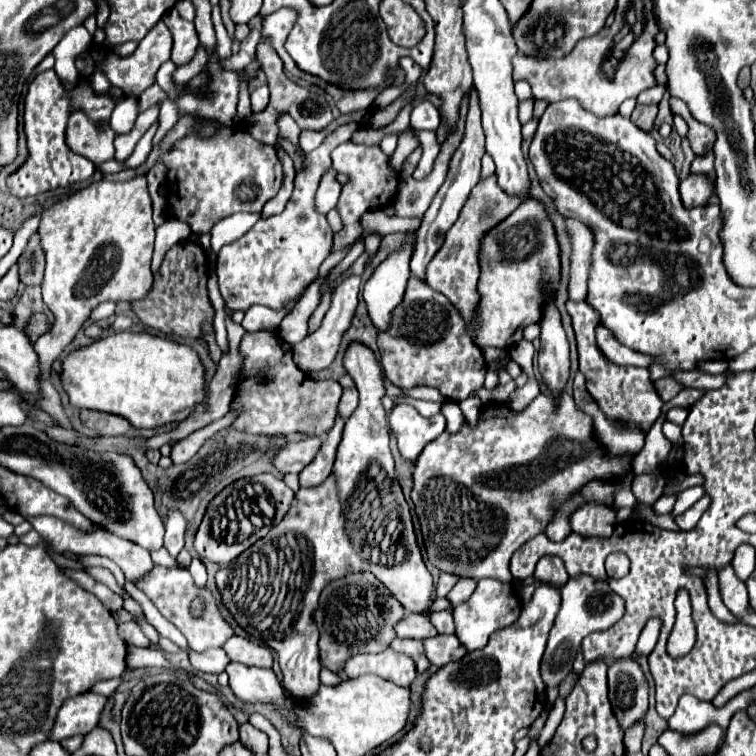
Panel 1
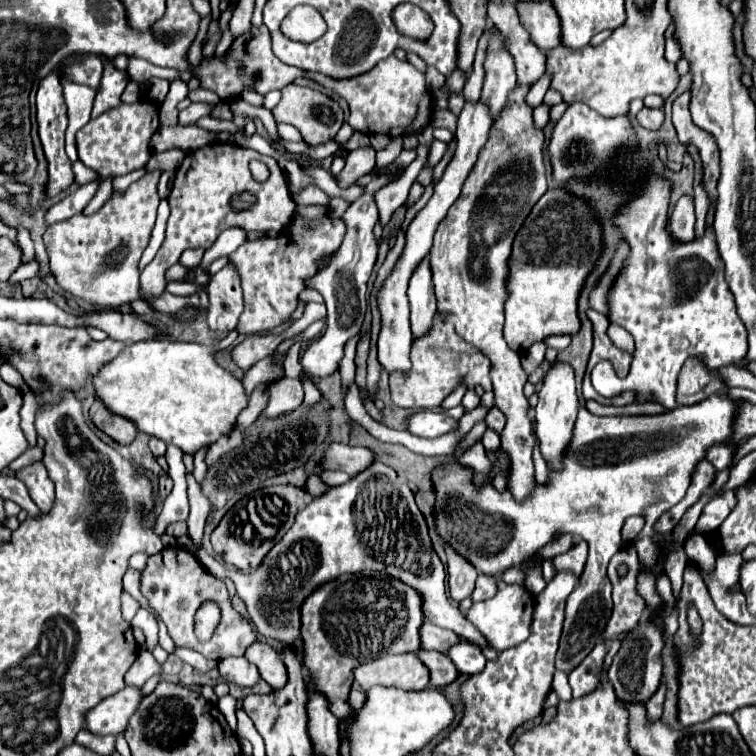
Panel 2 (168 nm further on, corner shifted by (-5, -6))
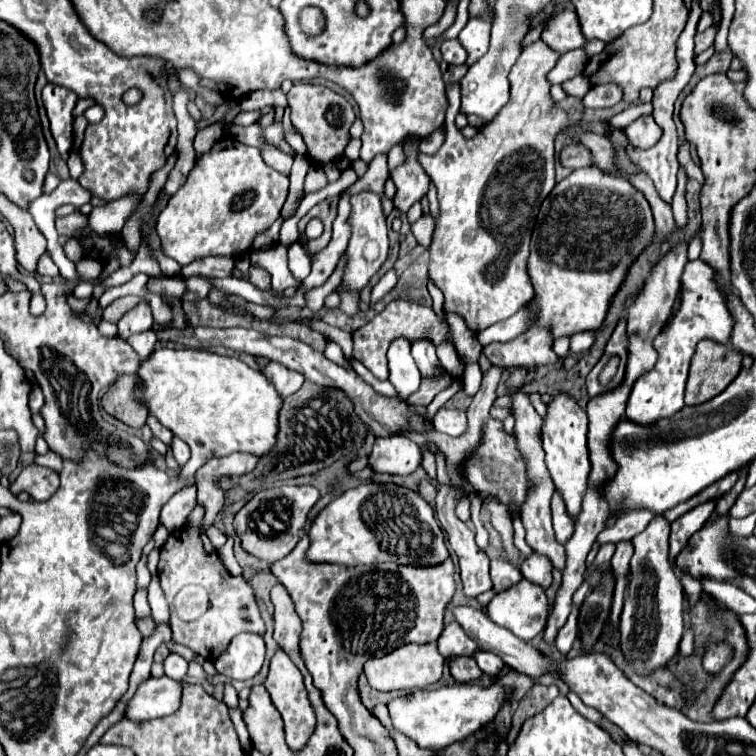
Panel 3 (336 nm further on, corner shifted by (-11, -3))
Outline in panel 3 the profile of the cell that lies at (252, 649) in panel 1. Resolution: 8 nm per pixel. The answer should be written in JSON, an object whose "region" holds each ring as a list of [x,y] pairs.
{"region":[[[279,649],[271,661],[269,661],[269,675],[265,679],[265,689],[269,691],[271,699],[273,699],[273,705],[279,709],[283,721],[285,721],[285,735],[287,735],[287,745],[291,749],[301,749],[309,735],[313,733],[313,727],[315,727],[315,715],[313,715],[313,709],[309,705],[309,699],[307,699],[307,691],[303,687],[303,677],[301,677],[301,671],[295,667],[295,663],[287,657],[287,653],[283,649]]]}

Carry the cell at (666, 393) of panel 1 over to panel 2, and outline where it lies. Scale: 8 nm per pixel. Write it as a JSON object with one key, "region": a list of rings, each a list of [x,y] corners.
{"region":[[[689,358],[679,374],[677,404],[697,404],[715,392],[725,392],[727,384],[715,372],[711,372],[701,358]]]}

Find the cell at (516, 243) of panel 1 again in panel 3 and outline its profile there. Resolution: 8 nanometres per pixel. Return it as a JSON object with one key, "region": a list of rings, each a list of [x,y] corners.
{"region":[[[597,167],[575,169],[559,181],[543,201],[537,225],[539,253],[531,247],[527,261],[537,311],[523,307],[507,321],[485,329],[481,333],[483,343],[505,343],[539,325],[551,329],[553,339],[599,329],[627,267],[647,247],[655,231],[651,207],[643,193],[627,179],[603,173]]]}

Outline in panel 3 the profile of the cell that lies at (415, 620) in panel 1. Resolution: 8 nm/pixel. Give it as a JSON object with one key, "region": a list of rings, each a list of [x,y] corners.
{"region":[[[451,621],[445,625],[441,637],[437,639],[439,651],[443,657],[453,657],[453,655],[473,655],[473,651],[477,649],[475,641],[471,641],[459,623]]]}

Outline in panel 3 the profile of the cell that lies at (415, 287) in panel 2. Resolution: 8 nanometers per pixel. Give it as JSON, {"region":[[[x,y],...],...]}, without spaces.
{"region":[[[427,337],[423,341],[413,341],[411,353],[413,353],[413,359],[423,377],[433,377],[439,373],[441,363],[435,355],[435,345],[431,345],[431,341],[427,341]]]}

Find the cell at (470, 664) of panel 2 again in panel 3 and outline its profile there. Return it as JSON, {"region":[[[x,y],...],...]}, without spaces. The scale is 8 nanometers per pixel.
{"region":[[[475,651],[475,653],[473,653],[473,659],[477,661],[479,669],[481,669],[485,675],[489,675],[489,677],[493,677],[493,675],[501,673],[501,669],[505,667],[505,663],[503,663],[503,661],[499,661],[499,657],[497,657],[497,655],[487,653],[487,651]]]}

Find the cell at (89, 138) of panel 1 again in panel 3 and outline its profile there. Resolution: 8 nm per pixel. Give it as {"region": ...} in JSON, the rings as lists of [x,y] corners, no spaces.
{"region":[[[79,115],[75,119],[75,149],[79,151],[81,149],[81,143],[83,143],[85,137],[85,127],[89,125],[89,121],[85,119],[85,115]]]}

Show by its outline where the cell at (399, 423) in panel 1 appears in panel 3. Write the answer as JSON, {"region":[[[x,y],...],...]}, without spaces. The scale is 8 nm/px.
{"region":[[[441,407],[433,419],[433,429],[451,437],[459,437],[465,431],[465,427],[467,427],[465,411]]]}

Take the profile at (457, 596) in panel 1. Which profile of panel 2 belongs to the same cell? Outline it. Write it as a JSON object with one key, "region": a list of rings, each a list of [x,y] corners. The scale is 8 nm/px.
{"region":[[[479,574],[477,578],[477,586],[475,586],[475,592],[473,592],[473,602],[481,602],[481,600],[487,600],[487,598],[493,598],[497,594],[497,578],[495,576],[485,576],[485,574]]]}

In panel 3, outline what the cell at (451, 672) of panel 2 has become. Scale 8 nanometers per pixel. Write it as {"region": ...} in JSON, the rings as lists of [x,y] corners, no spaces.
{"region":[[[451,657],[449,671],[457,683],[469,683],[483,675],[481,669],[477,667],[477,663],[473,661],[473,657]]]}

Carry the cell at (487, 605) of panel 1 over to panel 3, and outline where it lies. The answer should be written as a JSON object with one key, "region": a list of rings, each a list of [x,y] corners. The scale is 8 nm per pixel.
{"region":[[[527,579],[497,593],[487,605],[487,617],[523,641],[531,641],[543,631],[547,615],[549,601],[545,589]]]}

